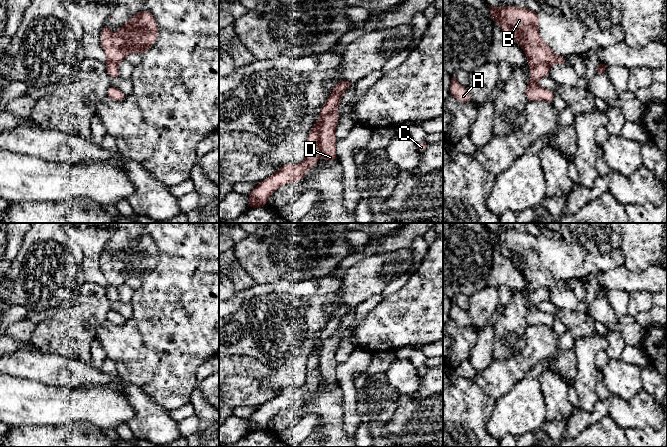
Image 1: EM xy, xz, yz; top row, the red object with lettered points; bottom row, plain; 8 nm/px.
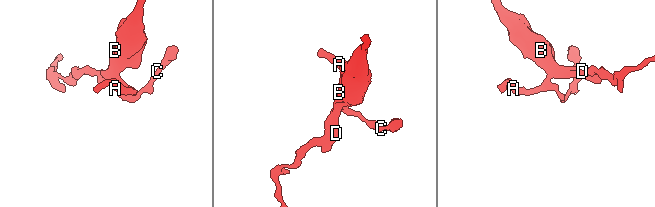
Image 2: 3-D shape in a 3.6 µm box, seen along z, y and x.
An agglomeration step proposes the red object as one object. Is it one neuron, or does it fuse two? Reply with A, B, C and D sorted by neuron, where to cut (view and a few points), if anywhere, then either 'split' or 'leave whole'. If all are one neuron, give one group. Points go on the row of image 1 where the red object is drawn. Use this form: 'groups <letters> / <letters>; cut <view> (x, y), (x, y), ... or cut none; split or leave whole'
groups A C / B D; cut xz (339, 101), (336, 107), (325, 117), (320, 128), (320, 149); split

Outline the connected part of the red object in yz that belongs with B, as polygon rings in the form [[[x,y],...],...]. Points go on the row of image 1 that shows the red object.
[[[509,4],[507,7],[490,7],[490,13],[494,22],[499,21],[499,27],[504,34],[510,34],[525,52],[528,58],[527,67],[533,68],[541,62],[549,64],[568,65],[566,56],[557,56],[548,47],[539,34],[539,14],[528,8],[516,7]]]

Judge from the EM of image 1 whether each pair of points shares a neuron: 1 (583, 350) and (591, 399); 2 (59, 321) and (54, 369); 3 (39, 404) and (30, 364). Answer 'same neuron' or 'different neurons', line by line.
1: same neuron
2: different neurons
3: different neurons

